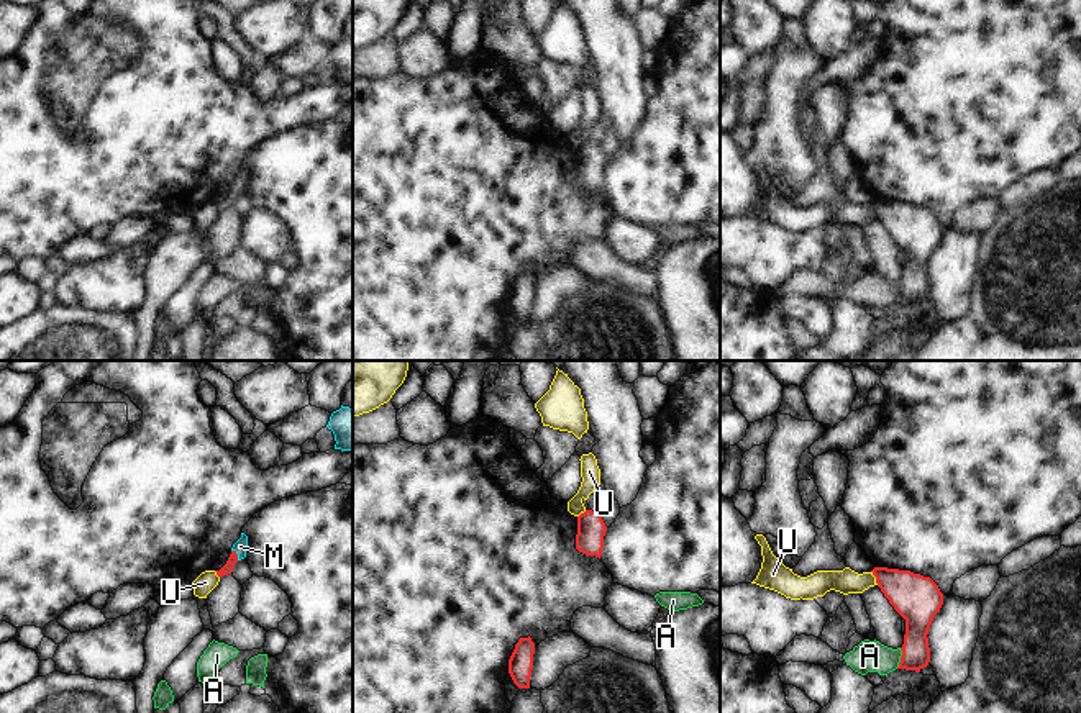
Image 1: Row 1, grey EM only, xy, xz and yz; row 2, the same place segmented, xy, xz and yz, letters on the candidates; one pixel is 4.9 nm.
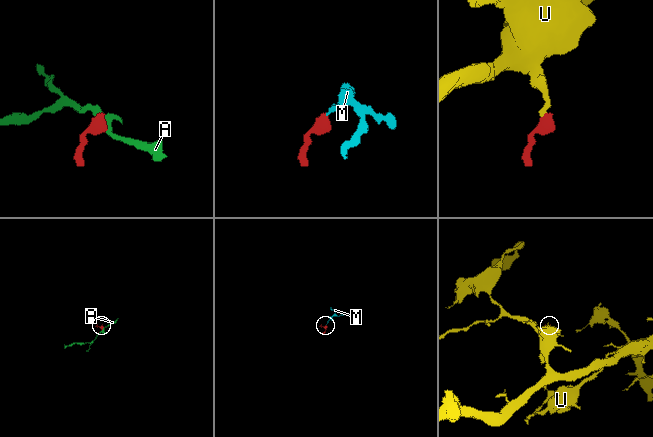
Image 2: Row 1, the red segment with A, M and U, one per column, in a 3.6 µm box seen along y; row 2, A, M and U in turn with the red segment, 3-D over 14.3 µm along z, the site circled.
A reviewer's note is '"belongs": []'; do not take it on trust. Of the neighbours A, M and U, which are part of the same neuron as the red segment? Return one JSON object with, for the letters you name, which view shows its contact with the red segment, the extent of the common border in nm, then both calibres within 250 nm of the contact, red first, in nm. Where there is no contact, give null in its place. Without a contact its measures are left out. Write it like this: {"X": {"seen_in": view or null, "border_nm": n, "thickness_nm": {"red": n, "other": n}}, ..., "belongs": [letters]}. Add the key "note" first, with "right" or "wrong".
{"note": "wrong", "M": {"seen_in": "xy", "border_nm": 70, "thickness_nm": {"red": 50, "other": 70}}, "belongs": ["M"]}

